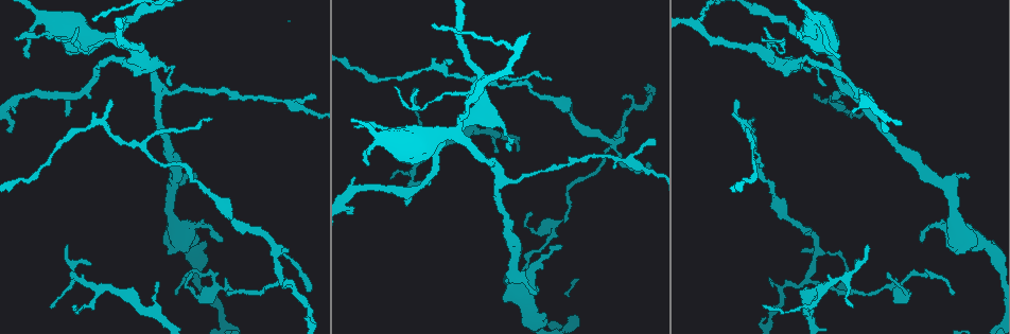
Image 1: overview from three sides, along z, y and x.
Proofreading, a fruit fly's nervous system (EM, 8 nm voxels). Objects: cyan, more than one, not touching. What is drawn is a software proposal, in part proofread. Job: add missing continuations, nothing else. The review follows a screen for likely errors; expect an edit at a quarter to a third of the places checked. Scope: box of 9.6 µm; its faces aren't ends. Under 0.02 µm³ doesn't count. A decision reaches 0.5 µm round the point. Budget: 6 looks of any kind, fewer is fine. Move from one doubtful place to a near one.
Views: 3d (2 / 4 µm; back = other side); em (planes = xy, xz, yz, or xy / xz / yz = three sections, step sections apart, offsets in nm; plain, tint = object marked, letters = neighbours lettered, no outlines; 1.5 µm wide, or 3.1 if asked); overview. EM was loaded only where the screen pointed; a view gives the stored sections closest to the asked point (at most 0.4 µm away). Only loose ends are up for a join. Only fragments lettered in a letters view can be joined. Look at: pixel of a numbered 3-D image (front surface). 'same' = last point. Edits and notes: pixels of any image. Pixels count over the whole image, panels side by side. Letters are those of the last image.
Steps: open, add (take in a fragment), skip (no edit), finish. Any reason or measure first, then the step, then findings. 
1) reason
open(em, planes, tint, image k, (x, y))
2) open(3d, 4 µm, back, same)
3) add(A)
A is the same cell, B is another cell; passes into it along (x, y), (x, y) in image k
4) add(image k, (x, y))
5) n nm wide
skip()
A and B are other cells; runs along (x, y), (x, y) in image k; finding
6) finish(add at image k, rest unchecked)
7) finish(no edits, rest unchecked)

tapers out
open(3d, 4 µm, back, image 1, (802, 38))

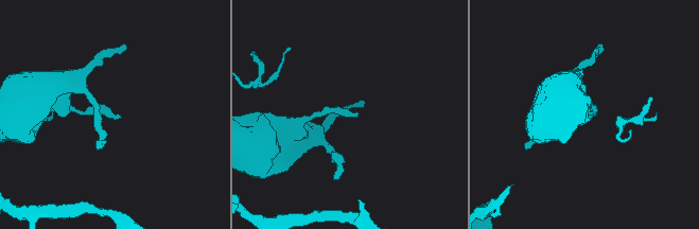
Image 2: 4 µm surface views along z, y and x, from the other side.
shape alone is not enough
open(em, xz, step 8, tint, image 2, (358, 114))

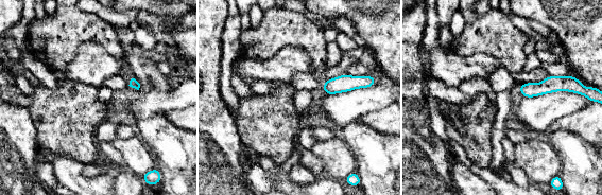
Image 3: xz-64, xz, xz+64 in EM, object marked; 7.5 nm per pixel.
open(em, planes, letters, same)

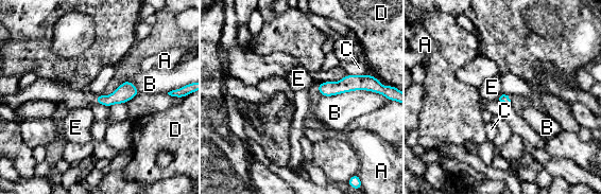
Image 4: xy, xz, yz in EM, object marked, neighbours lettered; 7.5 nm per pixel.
skip()
A, B, C, D and E are other cells; no lettered fragment goes on from it

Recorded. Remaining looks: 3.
free end
open(em, planes, plain, image 1, (650, 165))

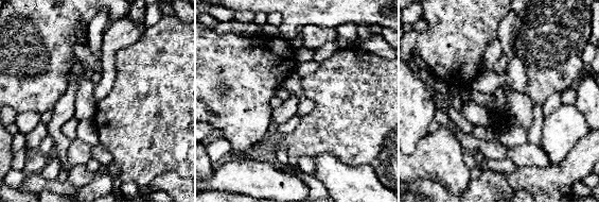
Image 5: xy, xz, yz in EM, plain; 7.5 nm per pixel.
open(em, planes, letters, same)

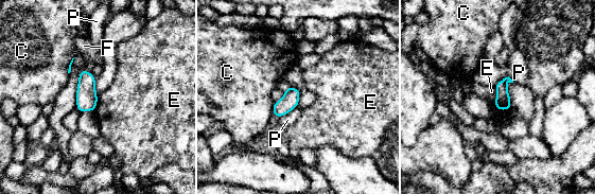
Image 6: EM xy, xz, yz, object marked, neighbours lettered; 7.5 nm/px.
130 nm wide
skip()
C, E, F and P are other cells; border along (495, 86), (495, 103), (493, 105) in image 6; no lettered fragment goes on from it

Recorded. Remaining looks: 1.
end of a long branch
open(em, planes, letters, image 1, (432, 25))

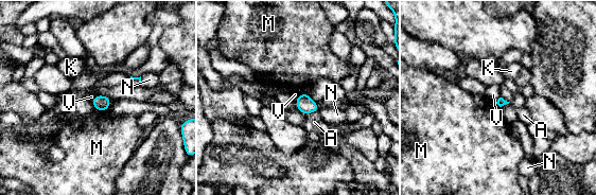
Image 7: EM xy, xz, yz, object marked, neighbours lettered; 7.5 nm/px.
A touches over 110 nm
skip()
A, K, M, N and V are other cells; border along (501, 96), (495, 102) in image 7; no lettered fragment goes on from it

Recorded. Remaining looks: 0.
finish(no edits, rest unchecked)

